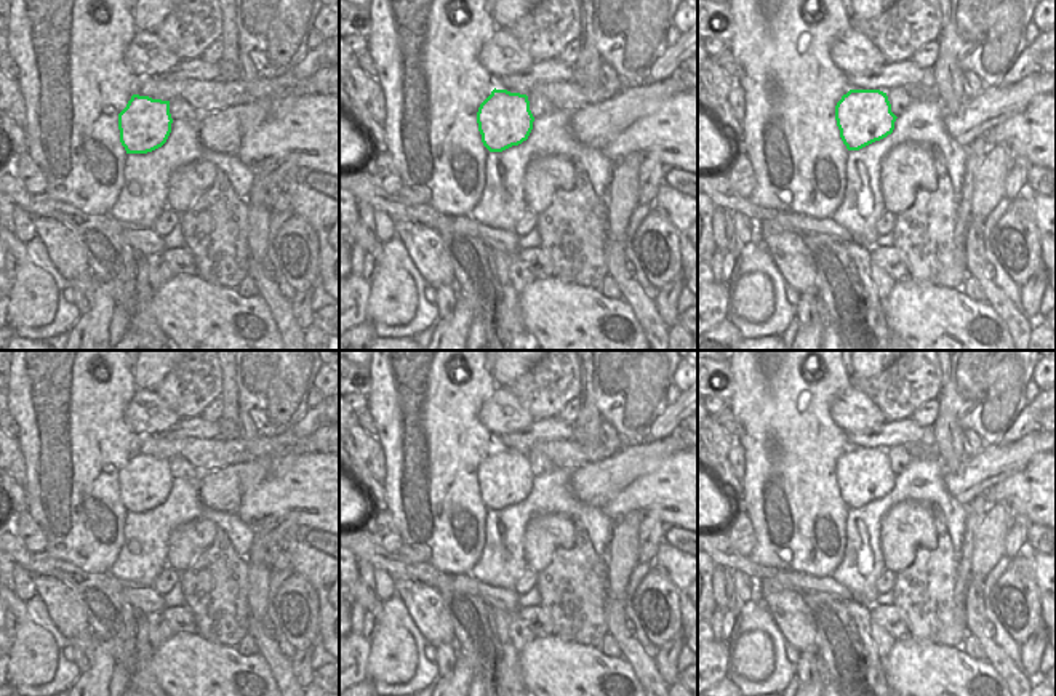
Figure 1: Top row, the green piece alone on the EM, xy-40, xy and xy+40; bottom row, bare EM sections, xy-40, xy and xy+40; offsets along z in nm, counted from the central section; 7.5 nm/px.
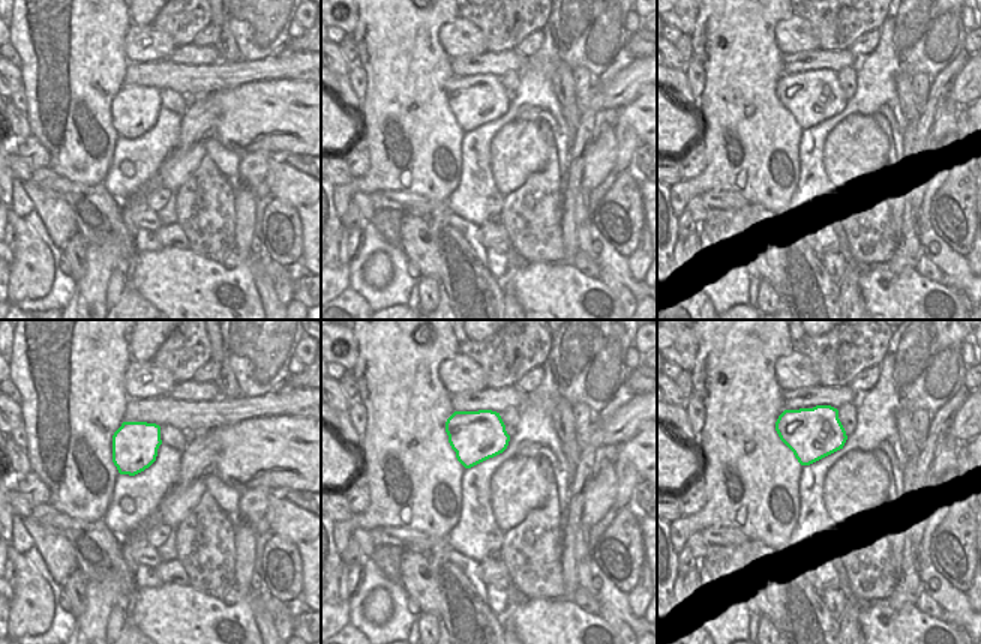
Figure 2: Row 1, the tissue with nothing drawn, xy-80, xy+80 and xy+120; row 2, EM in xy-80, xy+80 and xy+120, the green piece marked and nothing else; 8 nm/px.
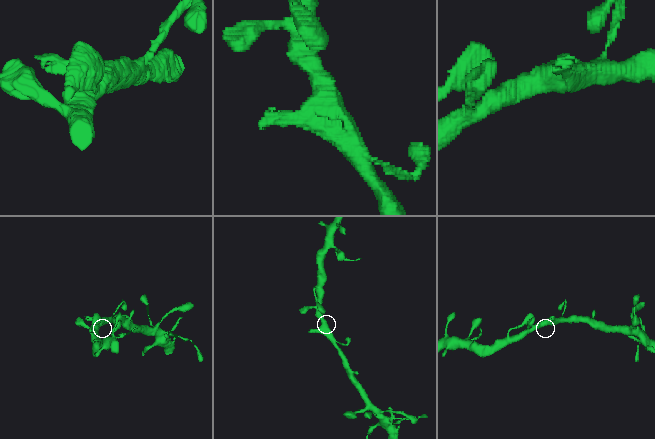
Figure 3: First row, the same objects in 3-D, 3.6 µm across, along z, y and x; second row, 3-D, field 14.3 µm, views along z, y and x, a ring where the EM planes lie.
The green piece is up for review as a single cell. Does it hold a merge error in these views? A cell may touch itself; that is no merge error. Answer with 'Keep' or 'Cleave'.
Keep

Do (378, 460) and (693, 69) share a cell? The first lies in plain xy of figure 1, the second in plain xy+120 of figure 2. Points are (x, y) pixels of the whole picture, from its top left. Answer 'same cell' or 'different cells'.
same cell

